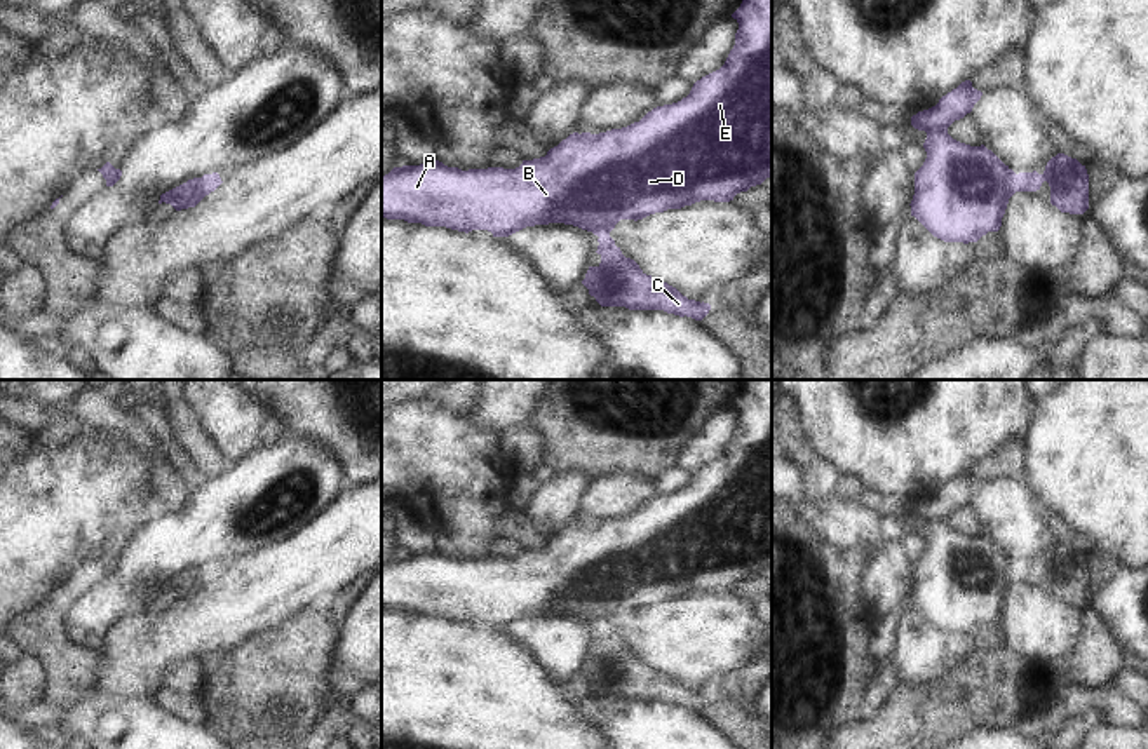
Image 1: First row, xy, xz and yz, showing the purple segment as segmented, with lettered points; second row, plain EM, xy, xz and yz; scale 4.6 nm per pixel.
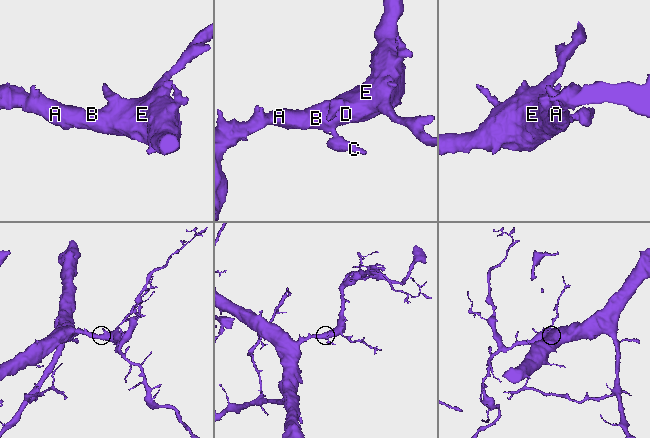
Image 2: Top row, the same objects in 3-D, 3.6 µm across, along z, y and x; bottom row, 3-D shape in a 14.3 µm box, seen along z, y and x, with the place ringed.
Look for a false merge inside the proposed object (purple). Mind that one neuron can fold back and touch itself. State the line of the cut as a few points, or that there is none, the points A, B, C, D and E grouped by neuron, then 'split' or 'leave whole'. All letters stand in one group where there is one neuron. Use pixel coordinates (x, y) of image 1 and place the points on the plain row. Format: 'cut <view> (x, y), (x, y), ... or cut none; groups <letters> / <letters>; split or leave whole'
cut none; groups A B C D E; leave whole

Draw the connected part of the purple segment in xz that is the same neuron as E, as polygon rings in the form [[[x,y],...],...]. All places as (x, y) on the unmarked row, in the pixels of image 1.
[[[746,380],[740,397],[732,404],[739,413],[735,435],[725,455],[697,470],[686,488],[657,496],[639,512],[599,524],[573,523],[545,547],[523,550],[516,559],[469,559],[434,554],[394,557],[382,566],[382,606],[425,617],[446,617],[458,622],[488,620],[493,627],[509,627],[526,617],[564,613],[598,625],[601,653],[589,657],[582,674],[601,697],[629,700],[664,700],[702,711],[709,693],[688,690],[676,678],[646,665],[625,648],[610,622],[620,610],[643,610],[667,599],[681,599],[700,590],[730,592],[740,582],[761,575],[772,566],[772,380]]]

